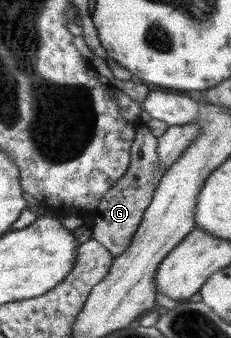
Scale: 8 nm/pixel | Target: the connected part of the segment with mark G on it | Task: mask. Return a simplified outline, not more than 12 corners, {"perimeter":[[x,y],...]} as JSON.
{"perimeter":[[141,123],[125,175],[101,198],[92,238],[127,247],[165,175]]}

